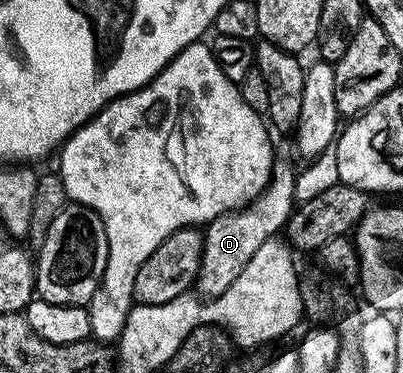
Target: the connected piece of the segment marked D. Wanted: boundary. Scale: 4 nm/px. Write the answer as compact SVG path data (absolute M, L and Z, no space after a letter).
M278 142L274 148L272 177L260 197L238 211L225 212L206 226L201 268L195 284L196 290L201 290L206 295L206 300L214 301L225 293L246 268L251 257L258 252L259 247L266 240L274 238L288 223L297 203L297 169L293 167L293 155L295 156L295 149L292 144Z

